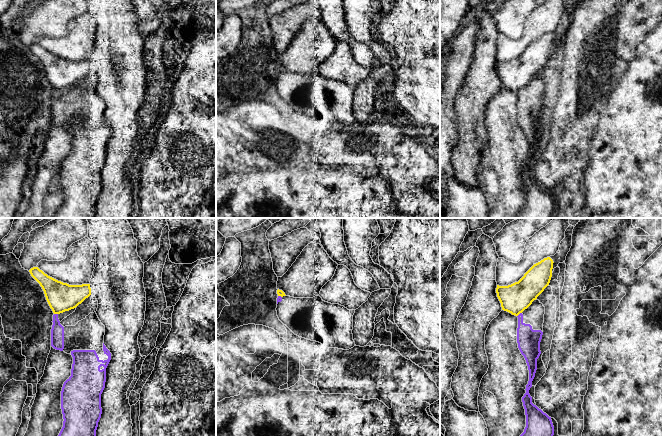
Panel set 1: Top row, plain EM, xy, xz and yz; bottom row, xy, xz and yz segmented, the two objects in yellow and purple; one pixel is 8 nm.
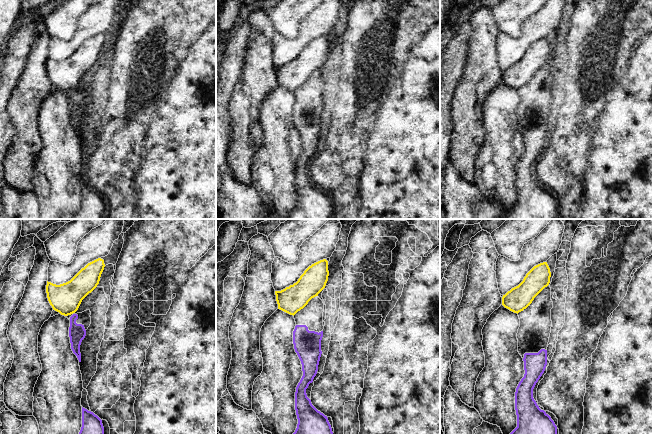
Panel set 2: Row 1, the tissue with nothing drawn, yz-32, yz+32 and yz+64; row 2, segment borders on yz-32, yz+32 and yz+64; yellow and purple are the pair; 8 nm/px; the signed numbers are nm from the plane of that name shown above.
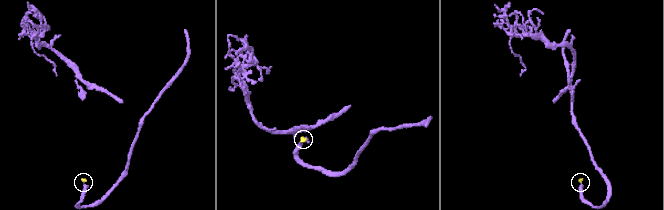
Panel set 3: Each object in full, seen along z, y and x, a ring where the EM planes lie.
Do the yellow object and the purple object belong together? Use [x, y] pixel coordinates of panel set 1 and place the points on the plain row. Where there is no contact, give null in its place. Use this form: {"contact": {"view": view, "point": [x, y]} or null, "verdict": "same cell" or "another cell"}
{"contact": {"view": "yz", "point": [519, 89]}, "verdict": "another cell"}

